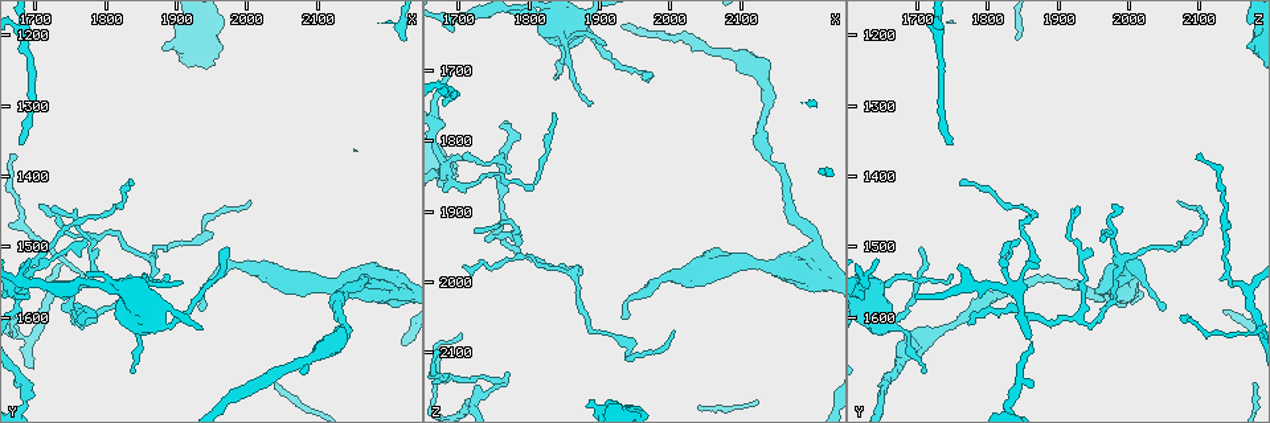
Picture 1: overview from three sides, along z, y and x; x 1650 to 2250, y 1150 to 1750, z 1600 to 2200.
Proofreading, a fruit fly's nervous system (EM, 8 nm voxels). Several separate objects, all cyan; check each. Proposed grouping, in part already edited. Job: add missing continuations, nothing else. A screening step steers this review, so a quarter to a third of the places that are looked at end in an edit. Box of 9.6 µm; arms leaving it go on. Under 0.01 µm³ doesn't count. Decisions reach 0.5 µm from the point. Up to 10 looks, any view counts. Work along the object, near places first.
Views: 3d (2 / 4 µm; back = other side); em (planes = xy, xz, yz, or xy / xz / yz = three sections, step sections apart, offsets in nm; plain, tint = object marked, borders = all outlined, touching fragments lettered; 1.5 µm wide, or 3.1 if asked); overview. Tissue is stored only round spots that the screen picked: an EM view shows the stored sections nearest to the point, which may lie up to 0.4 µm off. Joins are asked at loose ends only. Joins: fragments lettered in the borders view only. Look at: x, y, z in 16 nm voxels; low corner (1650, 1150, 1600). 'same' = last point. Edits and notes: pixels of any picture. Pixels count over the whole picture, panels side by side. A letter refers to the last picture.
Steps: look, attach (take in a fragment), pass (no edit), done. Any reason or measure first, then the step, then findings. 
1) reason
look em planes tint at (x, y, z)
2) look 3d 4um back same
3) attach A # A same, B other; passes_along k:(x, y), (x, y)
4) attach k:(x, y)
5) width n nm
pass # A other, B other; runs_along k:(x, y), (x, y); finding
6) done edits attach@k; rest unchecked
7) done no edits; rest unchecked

free end
look em planes borders at (1705, 1435, 1980)

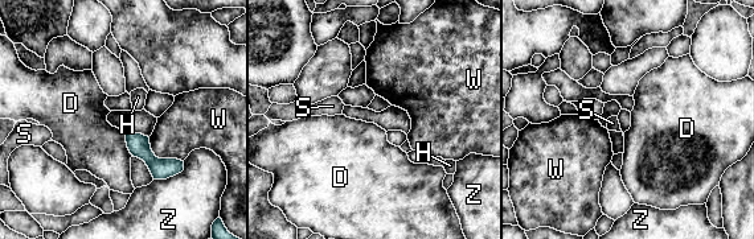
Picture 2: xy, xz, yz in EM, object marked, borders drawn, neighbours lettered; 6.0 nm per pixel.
longest_contact W 260 nm
pass # D other, H other, S other, W other, Z other; none of them fits

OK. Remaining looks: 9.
an open end
look 3d 4um at (1770, 1490, 1840)

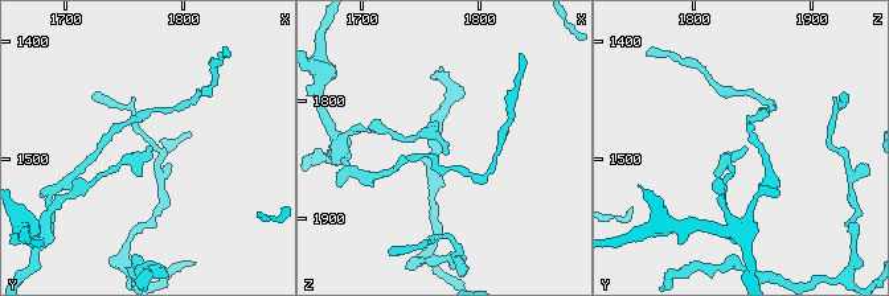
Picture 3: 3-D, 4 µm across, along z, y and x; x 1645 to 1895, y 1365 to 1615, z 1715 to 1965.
now the EM
look em xy step 4 tint at (1772, 1488, 1844)

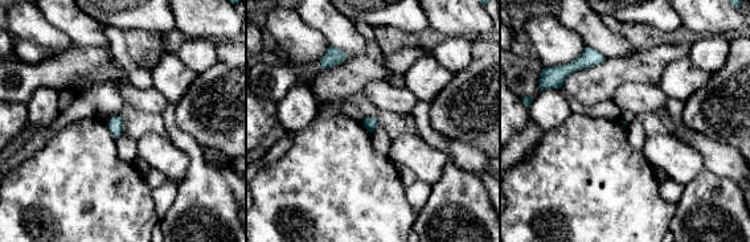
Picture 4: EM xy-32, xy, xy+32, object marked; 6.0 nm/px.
look em xy step 4 borders same

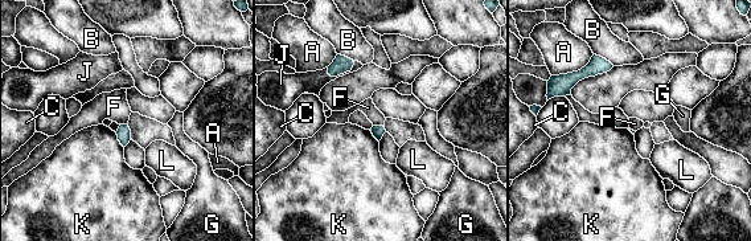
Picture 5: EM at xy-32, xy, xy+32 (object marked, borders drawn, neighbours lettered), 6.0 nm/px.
pass # A other, B other, C other, F other, G other, J other, K other, L other; border 5:(373, 125), (384, 127); none of them fits

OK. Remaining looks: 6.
branch stops here
look em planes plain at (1770, 1615, 1770)

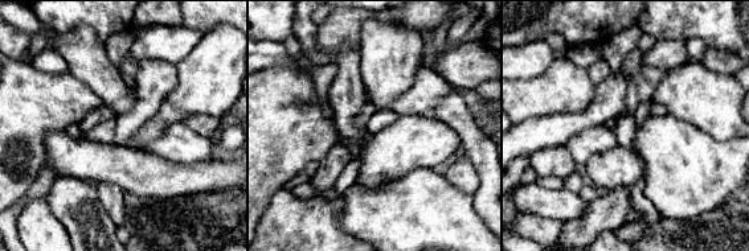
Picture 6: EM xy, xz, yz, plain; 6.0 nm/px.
look em planes borders same

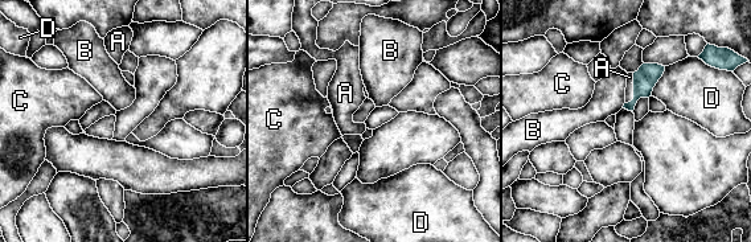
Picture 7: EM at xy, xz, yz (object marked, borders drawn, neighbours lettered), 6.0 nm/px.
attach A # A same, B other, C other, D other; passes_along 7:(644, 80), (633, 89), (630, 77); it goes on there

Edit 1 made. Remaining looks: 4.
look overview

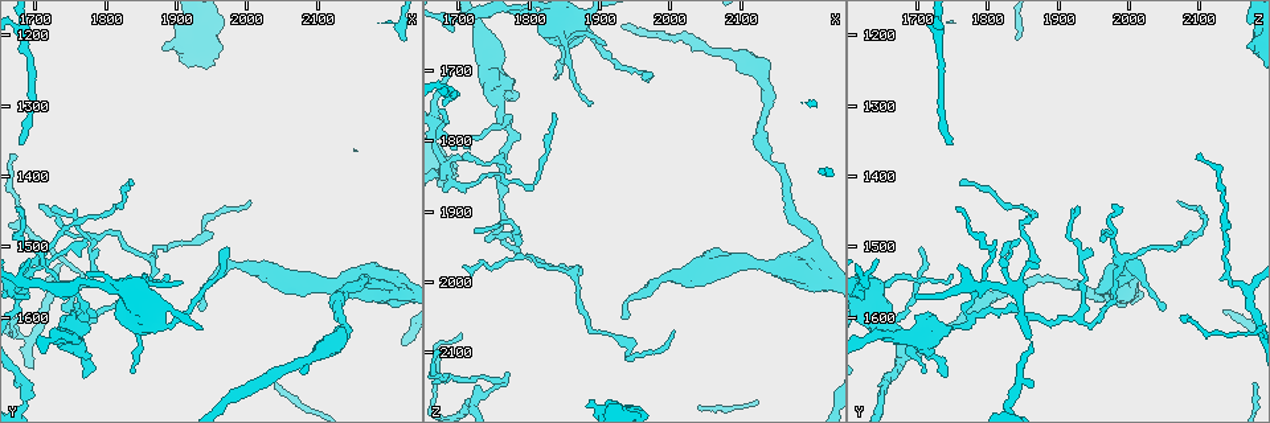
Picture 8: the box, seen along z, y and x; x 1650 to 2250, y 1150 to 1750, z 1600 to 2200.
branch stops here
look 3d 2um back at (1890, 1540, 1750)

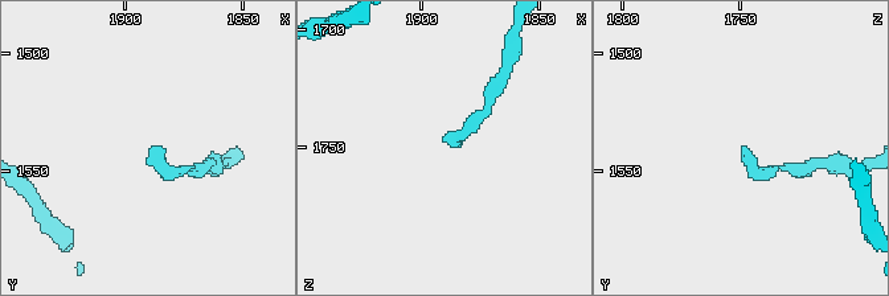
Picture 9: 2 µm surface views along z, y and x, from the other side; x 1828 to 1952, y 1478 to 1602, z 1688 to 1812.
look em planes plain at (1888, 1541, 1749)

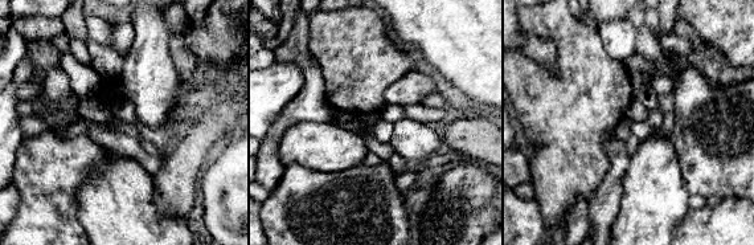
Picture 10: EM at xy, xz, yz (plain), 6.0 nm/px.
what lies round it
look em planes borders same

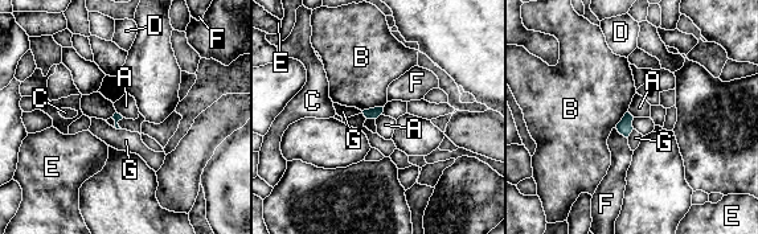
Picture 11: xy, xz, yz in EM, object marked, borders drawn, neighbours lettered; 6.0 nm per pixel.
pass # A other, B other, C other, D other, E other, F other, G other; border 11:(381, 114), (376, 119); no lettered fragment goes on from it

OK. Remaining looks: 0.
done edits attach@7; rest unchecked

